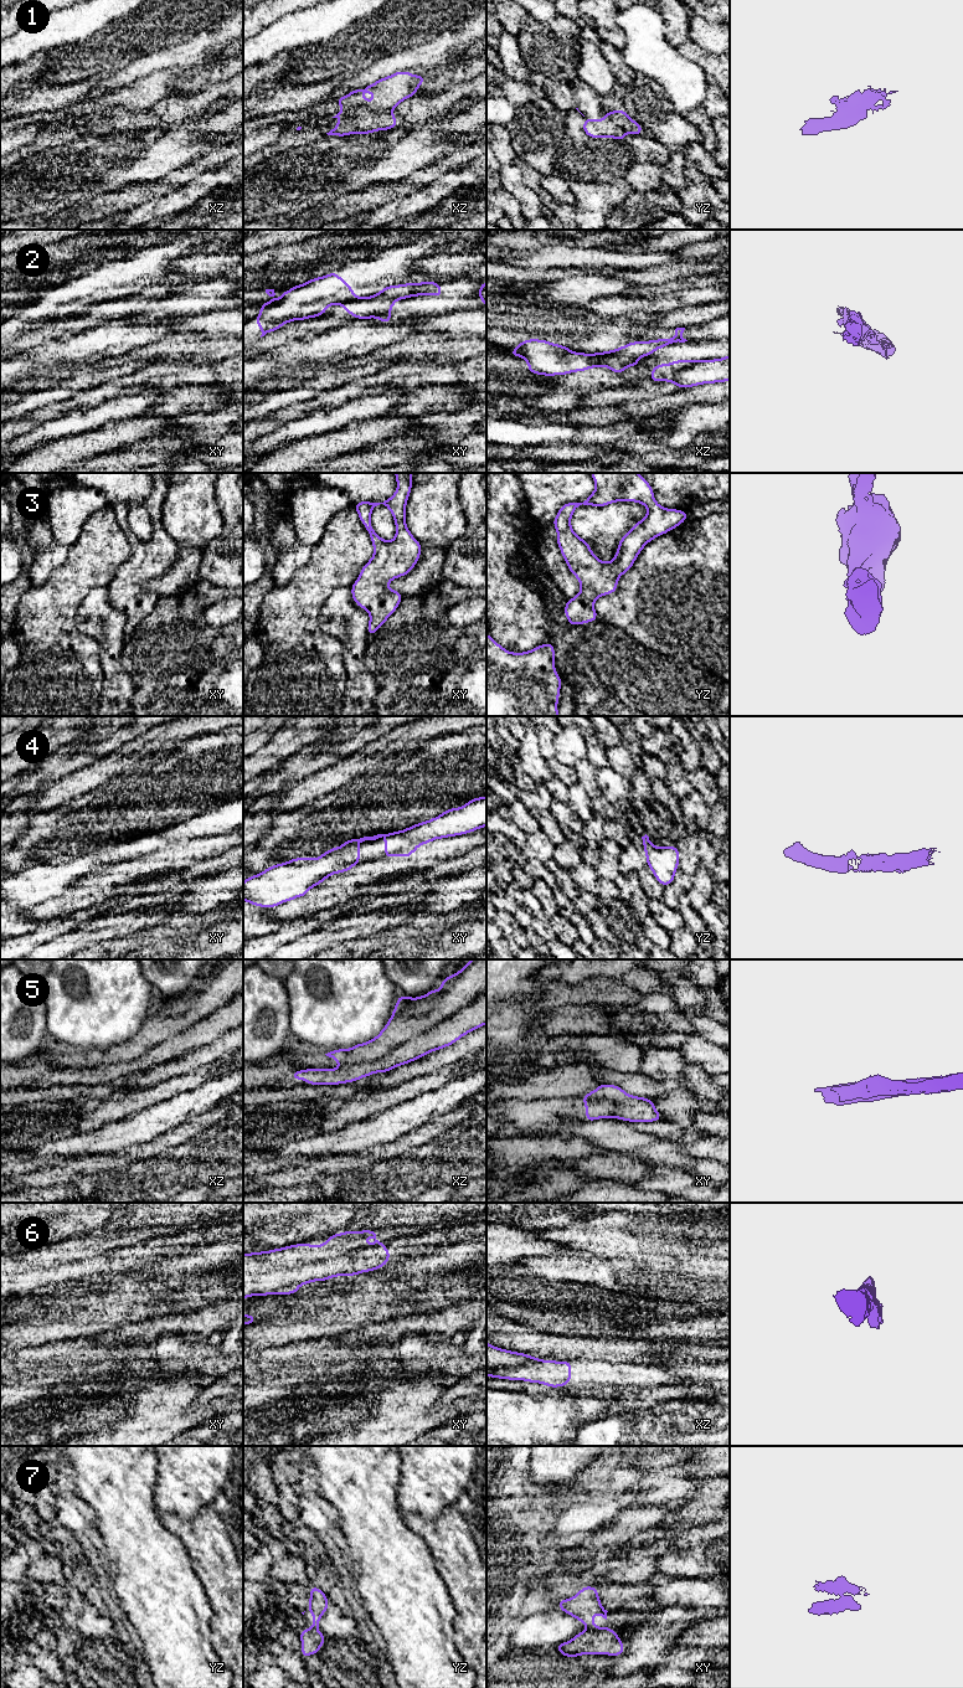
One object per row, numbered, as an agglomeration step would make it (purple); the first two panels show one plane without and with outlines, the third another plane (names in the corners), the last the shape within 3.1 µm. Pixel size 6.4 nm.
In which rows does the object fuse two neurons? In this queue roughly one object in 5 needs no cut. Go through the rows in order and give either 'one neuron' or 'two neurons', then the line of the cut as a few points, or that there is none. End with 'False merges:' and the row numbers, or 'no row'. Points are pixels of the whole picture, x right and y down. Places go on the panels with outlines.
1: two neurons; cut in xz along (391, 109), (367, 111), (358, 107), (354, 111)
2: two neurons; cut in xy along (358, 297), (339, 304)
3: one neuron; no cut
4: one neuron; no cut
5: two neurons; cut in xz along (482, 993), (382, 1056), (340, 1066)
6: two neurons; cut in xz along (537, 1358), (521, 1364), (487, 1370)
7: two neurons; cut in xy along (598, 1629), (588, 1630)
False merges: 1, 2, 5, 6, 7

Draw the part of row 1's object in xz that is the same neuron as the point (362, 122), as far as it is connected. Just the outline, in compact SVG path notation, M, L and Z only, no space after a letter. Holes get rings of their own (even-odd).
M360 107L350 117L340 118L338 125L328 135L345 137L350 134L371 134L396 128L397 118L392 110L370 112Z

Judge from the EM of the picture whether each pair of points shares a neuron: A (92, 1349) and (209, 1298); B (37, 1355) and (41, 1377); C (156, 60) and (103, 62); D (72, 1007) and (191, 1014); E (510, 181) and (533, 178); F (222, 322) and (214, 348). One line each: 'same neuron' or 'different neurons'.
A: different neurons
B: different neurons
C: different neurons
D: different neurons
E: different neurons
F: different neurons

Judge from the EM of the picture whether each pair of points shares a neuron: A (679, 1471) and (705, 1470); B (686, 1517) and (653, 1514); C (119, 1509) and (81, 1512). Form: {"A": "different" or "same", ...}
{"A": "different", "B": "different", "C": "different"}

